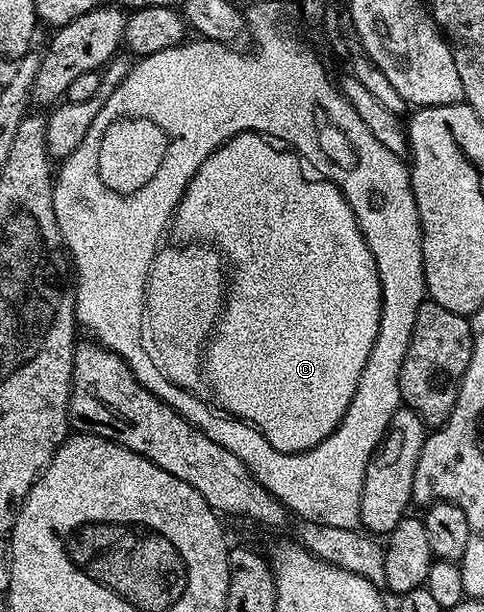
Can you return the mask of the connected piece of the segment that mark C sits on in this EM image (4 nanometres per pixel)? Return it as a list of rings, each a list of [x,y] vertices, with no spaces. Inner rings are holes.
[[[241,132],[239,135],[231,137],[231,139],[223,146],[219,146],[215,149],[207,158],[207,162],[203,162],[199,166],[199,170],[191,178],[191,182],[187,186],[183,198],[177,203],[177,210],[175,213],[175,228],[177,224],[178,230],[186,236],[184,238],[186,241],[208,242],[210,245],[216,246],[224,254],[224,257],[228,260],[231,268],[231,263],[233,263],[233,268],[237,271],[234,276],[232,273],[231,291],[228,293],[227,299],[224,301],[223,311],[207,341],[207,347],[203,352],[204,379],[207,381],[207,384],[209,380],[210,386],[213,387],[214,394],[217,395],[218,401],[216,400],[216,403],[220,405],[228,415],[235,416],[238,420],[245,420],[253,425],[253,427],[258,428],[263,434],[263,438],[267,438],[267,442],[271,442],[271,446],[275,446],[275,450],[279,450],[280,452],[306,452],[307,450],[311,450],[315,446],[319,446],[319,442],[326,440],[326,438],[337,429],[339,422],[345,417],[345,412],[349,408],[349,403],[355,394],[355,390],[359,386],[359,378],[363,374],[363,366],[367,366],[367,358],[371,354],[371,346],[375,346],[375,338],[379,334],[379,322],[381,321],[381,279],[377,273],[375,258],[371,254],[371,250],[363,238],[361,227],[357,225],[357,215],[351,210],[351,206],[346,202],[345,196],[339,191],[336,184],[324,178],[312,178],[313,180],[308,180],[308,178],[305,177],[304,171],[306,172],[306,169],[303,167],[302,161],[298,159],[292,151],[278,146],[272,139],[266,138],[256,132]],[[241,175],[245,180],[243,186],[235,186],[235,178]]]

